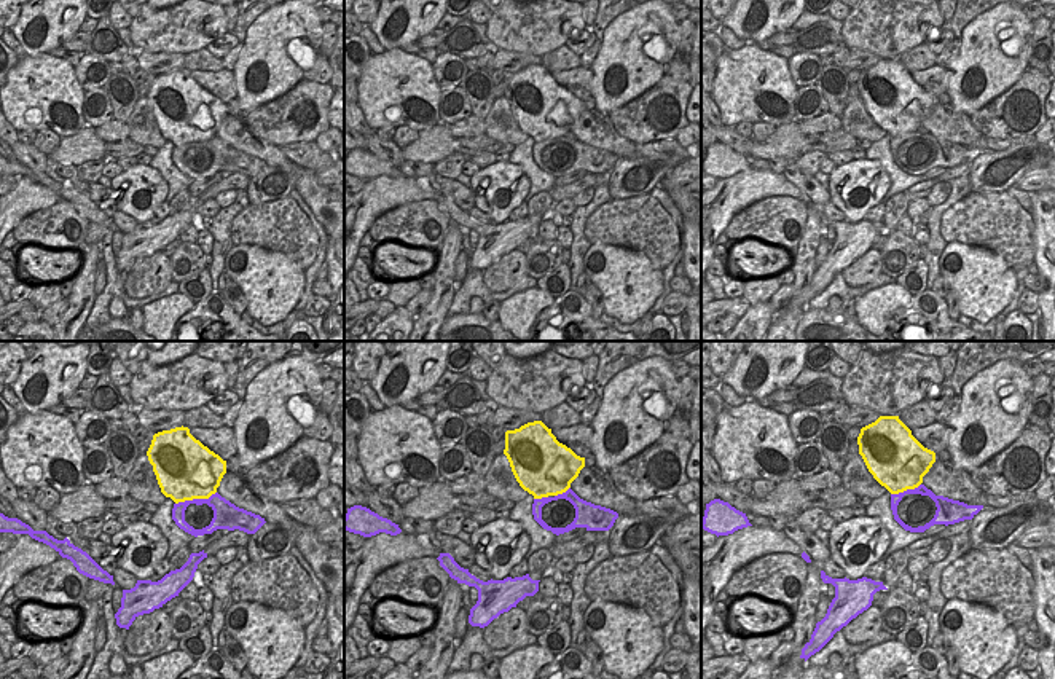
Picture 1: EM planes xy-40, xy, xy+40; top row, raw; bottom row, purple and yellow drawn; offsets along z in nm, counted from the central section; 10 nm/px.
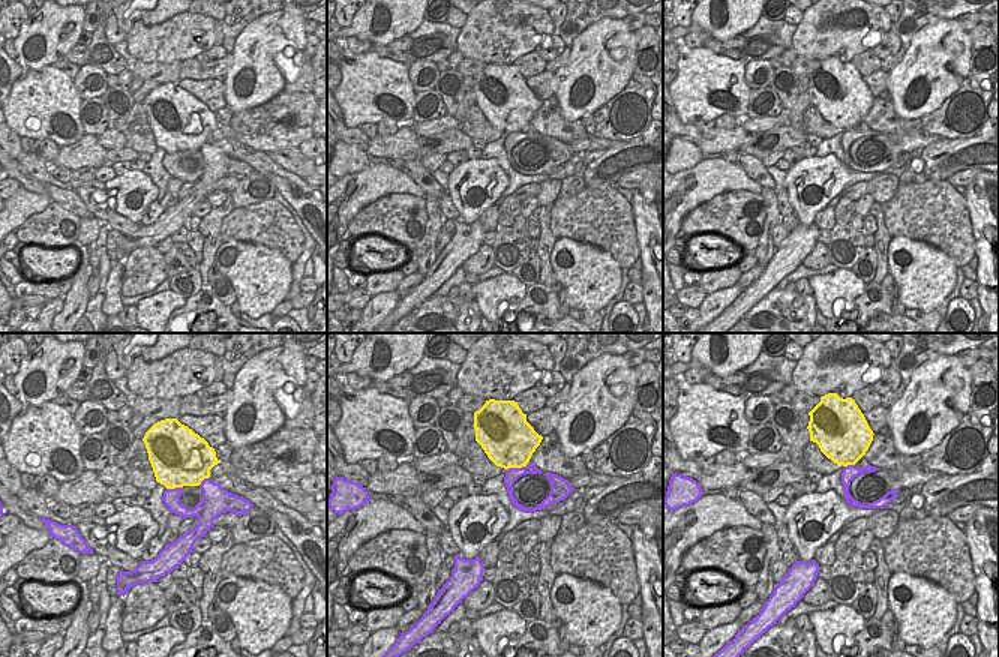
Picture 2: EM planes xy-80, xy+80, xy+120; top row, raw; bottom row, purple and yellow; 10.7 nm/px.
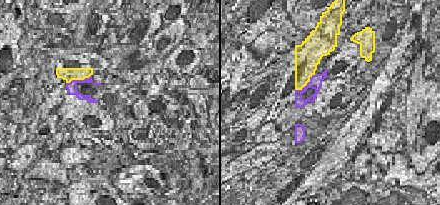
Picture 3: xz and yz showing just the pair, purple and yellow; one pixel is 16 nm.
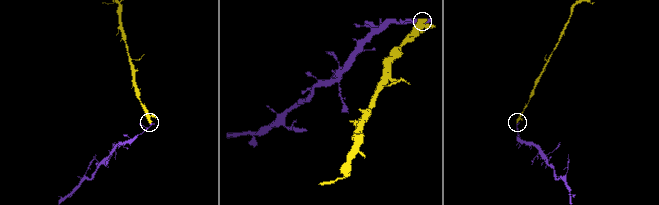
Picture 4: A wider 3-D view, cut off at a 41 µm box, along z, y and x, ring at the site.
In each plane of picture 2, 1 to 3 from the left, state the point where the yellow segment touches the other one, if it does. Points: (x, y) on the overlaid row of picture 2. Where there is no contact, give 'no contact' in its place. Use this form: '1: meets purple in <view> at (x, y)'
1: meets purple in xy-80 at (176, 488)
2: meets purple in xy+80 at (516, 468)
3: meets purple in xy+120 at (849, 465)

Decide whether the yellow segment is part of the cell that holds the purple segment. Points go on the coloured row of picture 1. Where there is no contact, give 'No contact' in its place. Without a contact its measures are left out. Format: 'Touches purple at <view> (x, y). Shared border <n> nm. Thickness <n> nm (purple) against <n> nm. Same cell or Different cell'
Touches purple at xy-40 (195, 499). Shared border 440 nm. Thickness 170 nm (purple) against 480 nm. Different cell

